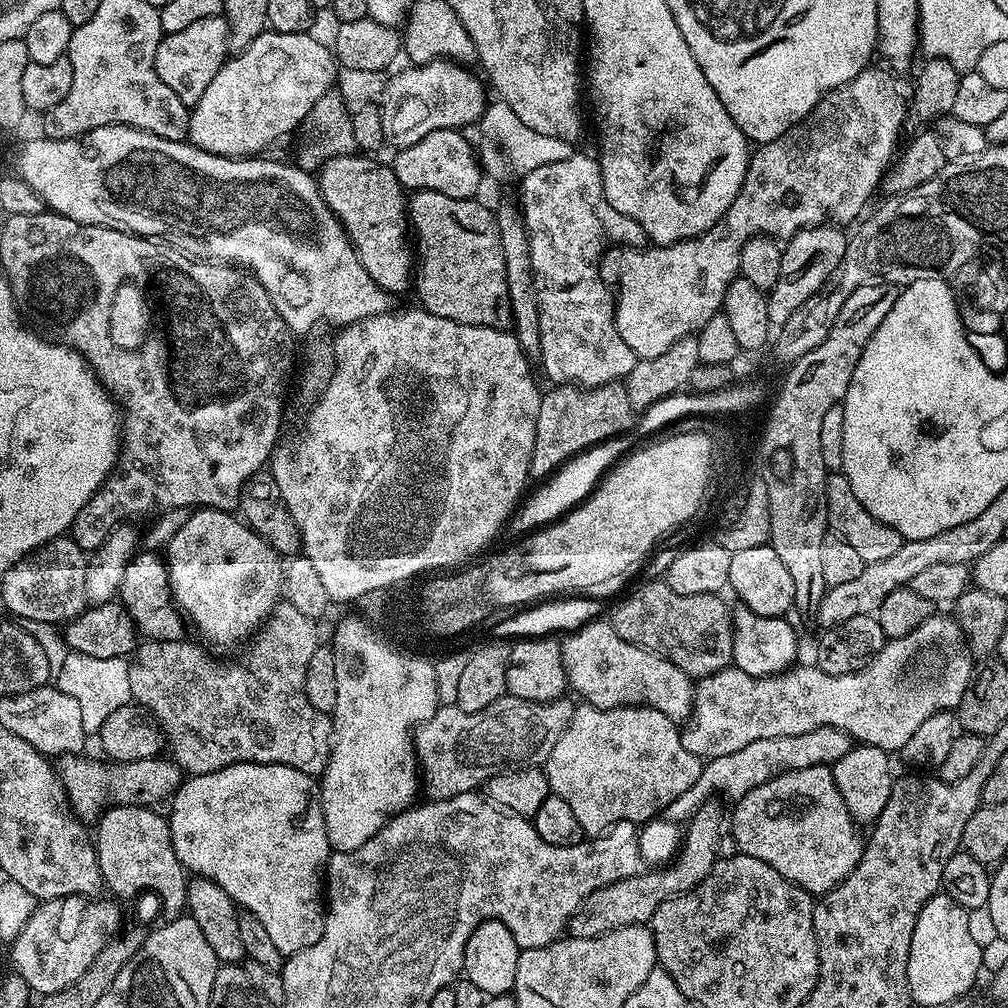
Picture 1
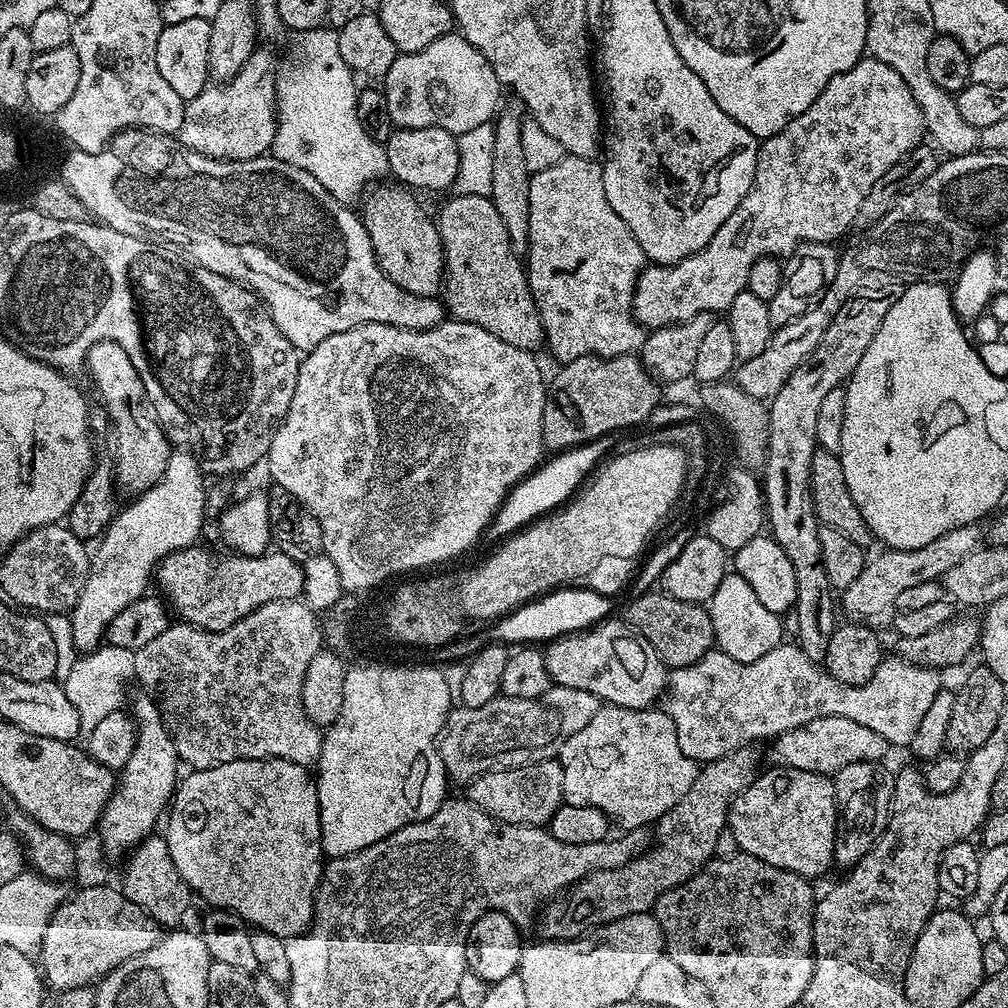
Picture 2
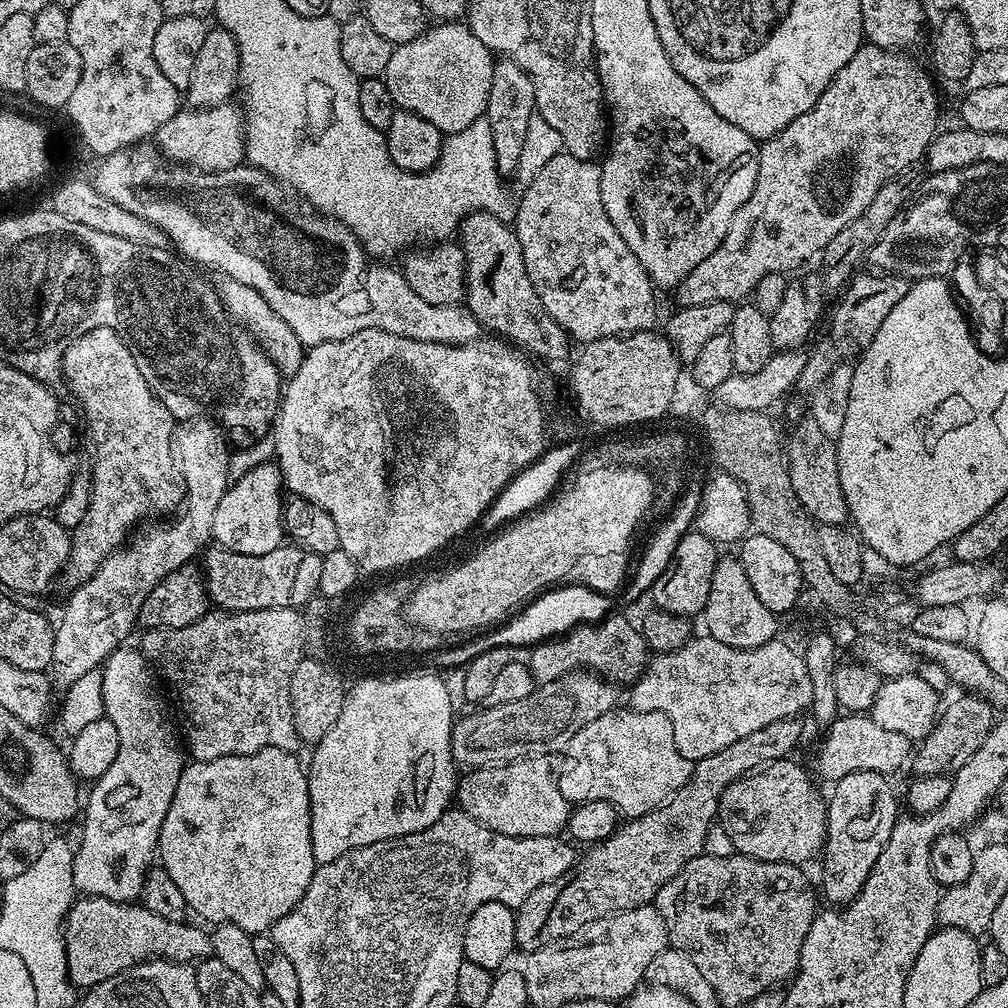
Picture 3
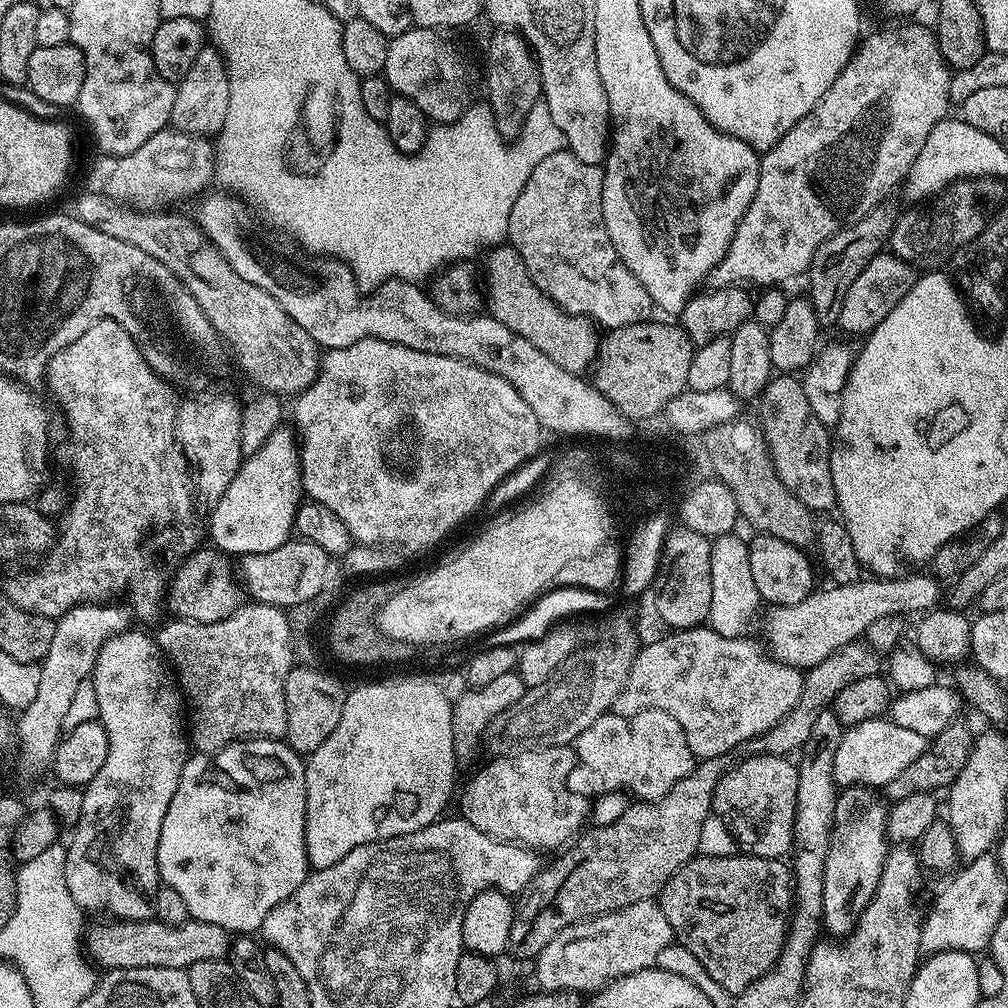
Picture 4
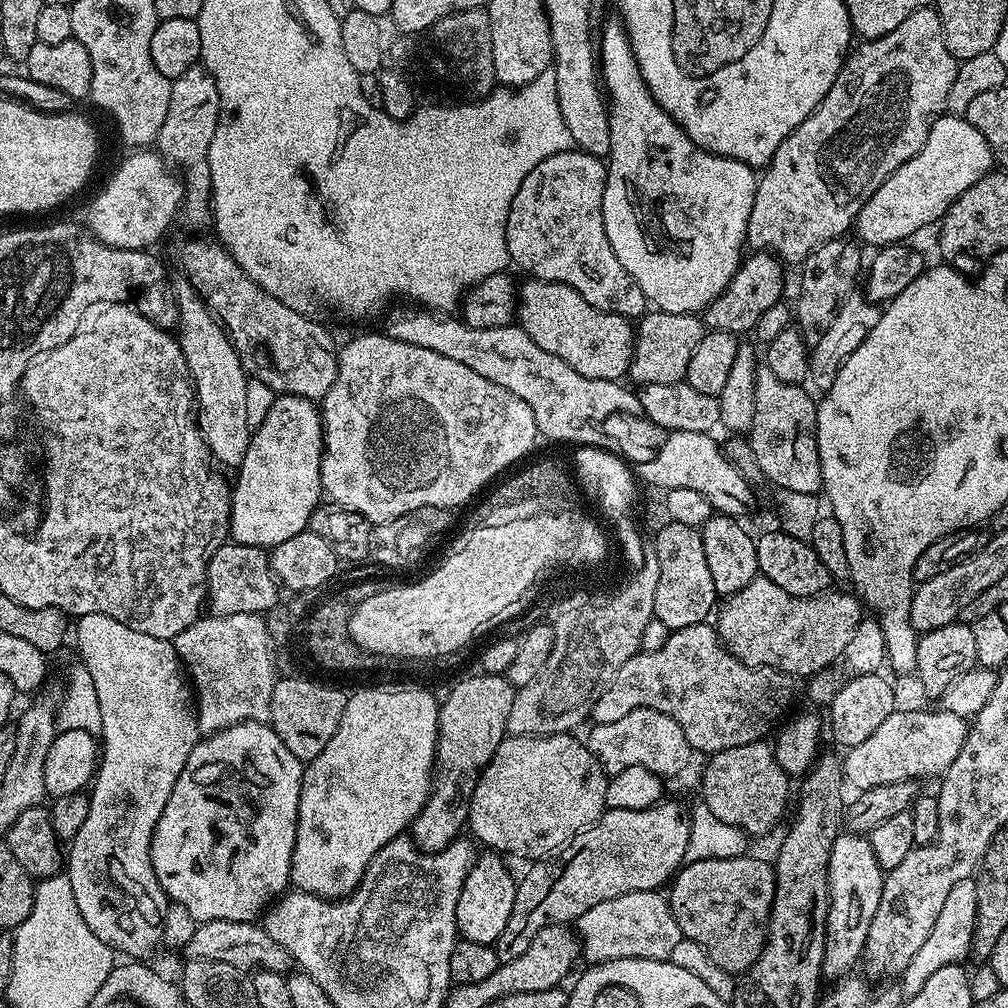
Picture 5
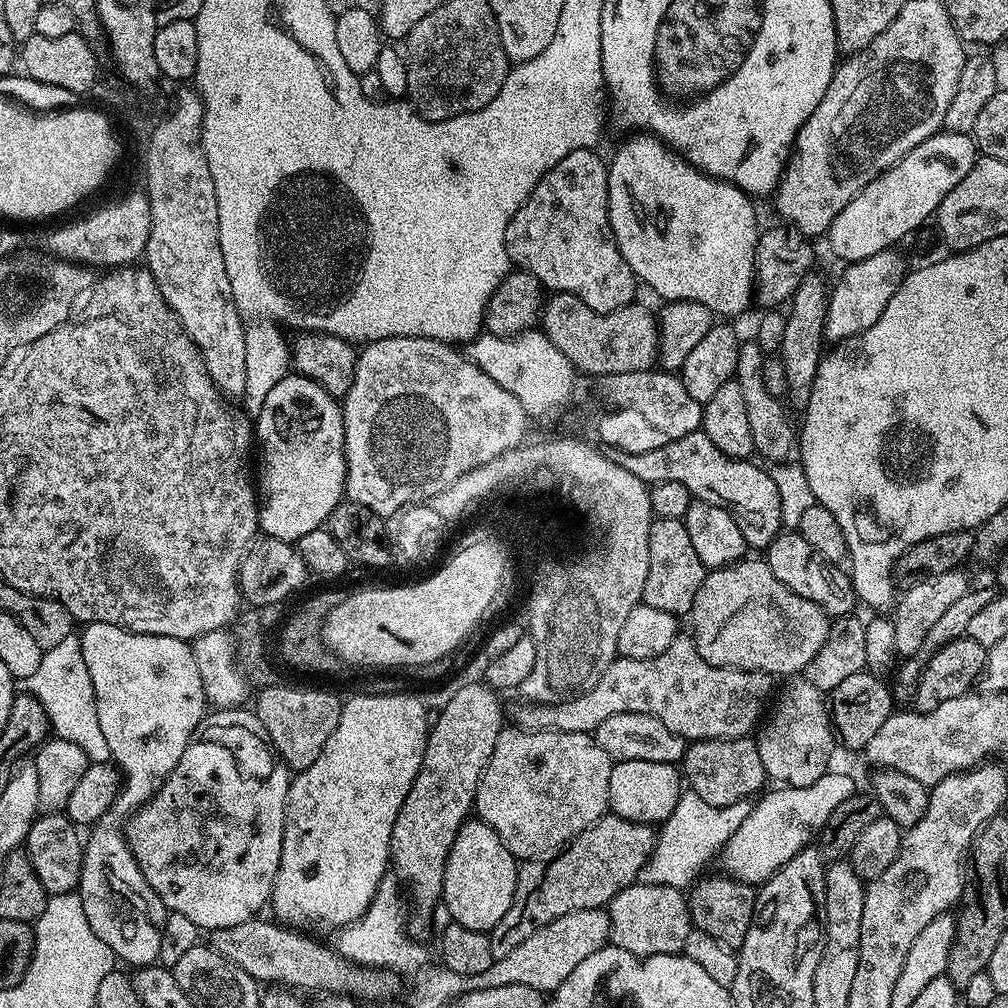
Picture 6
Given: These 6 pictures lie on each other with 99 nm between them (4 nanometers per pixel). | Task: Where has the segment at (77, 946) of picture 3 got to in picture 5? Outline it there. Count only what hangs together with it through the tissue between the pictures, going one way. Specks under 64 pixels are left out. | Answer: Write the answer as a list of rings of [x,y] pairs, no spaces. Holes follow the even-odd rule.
[[[206,920],[197,923],[190,942],[182,949],[188,960],[226,962],[241,970],[287,973],[293,967],[292,956],[270,938],[270,934],[259,923],[250,920]]]

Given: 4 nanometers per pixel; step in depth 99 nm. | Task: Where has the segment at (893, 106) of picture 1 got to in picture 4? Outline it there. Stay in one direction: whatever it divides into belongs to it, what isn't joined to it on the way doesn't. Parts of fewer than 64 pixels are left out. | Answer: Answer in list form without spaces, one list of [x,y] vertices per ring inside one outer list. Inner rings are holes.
[[[900,22],[897,23],[900,24],[897,28],[884,28],[881,32],[870,33],[869,36],[867,33],[859,41],[856,51],[852,53],[846,66],[838,74],[838,78],[834,78],[830,90],[826,90],[826,94],[822,94],[822,98],[816,103],[814,110],[810,110],[810,114],[806,114],[794,126],[790,126],[790,130],[786,130],[786,134],[782,134],[780,141],[761,155],[758,190],[754,190],[754,198],[750,202],[742,222],[738,222],[727,254],[722,258],[722,262],[718,262],[716,269],[708,275],[707,283],[712,288],[744,286],[749,283],[747,280],[753,280],[754,283],[760,284],[759,286],[780,286],[785,283],[783,280],[792,280],[795,276],[803,277],[809,266],[812,265],[814,254],[818,250],[818,246],[822,246],[822,242],[826,242],[838,229],[858,222],[858,218],[870,214],[870,210],[874,210],[889,199],[887,196],[895,188],[897,191],[903,185],[904,177],[914,166],[918,154],[922,154],[922,146],[926,146],[926,138],[930,138],[930,130],[939,120],[943,120],[949,115],[948,95],[952,81],[952,72],[947,62],[942,58],[942,50],[936,41],[935,31],[929,25],[927,28],[924,24],[908,23],[912,22]]]

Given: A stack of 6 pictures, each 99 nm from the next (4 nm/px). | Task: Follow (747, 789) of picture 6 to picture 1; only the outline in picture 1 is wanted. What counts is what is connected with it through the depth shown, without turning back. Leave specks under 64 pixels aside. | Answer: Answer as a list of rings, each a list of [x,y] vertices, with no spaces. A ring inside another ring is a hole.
[[[827,764],[782,774],[750,790],[750,794],[735,801],[733,808],[736,809],[732,812],[730,835],[736,840],[737,849],[745,856],[766,862],[766,866],[778,870],[782,878],[813,894],[829,892],[843,882],[852,873],[854,866],[858,866],[866,847],[865,837],[860,837],[861,829],[846,810],[846,802]]]

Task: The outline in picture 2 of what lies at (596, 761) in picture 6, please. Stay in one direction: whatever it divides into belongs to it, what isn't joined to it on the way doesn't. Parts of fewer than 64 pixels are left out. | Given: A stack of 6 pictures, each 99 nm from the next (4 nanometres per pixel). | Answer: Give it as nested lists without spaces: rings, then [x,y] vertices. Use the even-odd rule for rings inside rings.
[[[555,759],[524,764],[520,768],[503,768],[501,772],[484,772],[475,777],[467,788],[468,803],[503,824],[547,825],[564,800],[562,770]]]

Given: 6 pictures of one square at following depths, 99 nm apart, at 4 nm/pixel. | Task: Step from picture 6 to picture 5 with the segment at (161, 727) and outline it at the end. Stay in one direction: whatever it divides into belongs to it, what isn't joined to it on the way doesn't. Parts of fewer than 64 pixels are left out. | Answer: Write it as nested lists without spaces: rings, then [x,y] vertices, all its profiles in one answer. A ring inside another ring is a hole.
[[[86,614],[79,617],[74,624],[74,640],[75,636],[78,652],[81,656],[79,656],[80,662],[92,677],[94,688],[97,690],[98,709],[102,714],[102,726],[99,733],[102,737],[102,755],[99,757],[94,783],[91,785],[88,796],[90,814],[86,818],[86,822],[82,822],[78,834],[74,834],[74,838],[66,848],[66,875],[70,878],[70,890],[74,890],[74,902],[78,902],[78,914],[82,914],[82,918],[86,918],[86,926],[90,926],[90,930],[94,930],[94,934],[98,934],[98,938],[102,938],[104,944],[110,945],[113,953],[125,952],[128,955],[125,957],[132,958],[135,957],[132,956],[135,952],[154,951],[156,944],[158,948],[162,941],[164,911],[168,909],[170,901],[165,896],[162,886],[154,874],[152,855],[150,854],[152,835],[156,829],[158,818],[162,818],[162,810],[166,810],[166,802],[170,802],[170,790],[174,790],[174,782],[178,782],[178,774],[182,774],[182,770],[186,766],[186,758],[190,758],[194,746],[200,743],[202,733],[200,723],[196,720],[194,689],[180,662],[176,647],[171,641],[153,638],[148,634],[142,634],[141,631],[132,630],[122,622],[118,622],[117,619],[104,614]]]

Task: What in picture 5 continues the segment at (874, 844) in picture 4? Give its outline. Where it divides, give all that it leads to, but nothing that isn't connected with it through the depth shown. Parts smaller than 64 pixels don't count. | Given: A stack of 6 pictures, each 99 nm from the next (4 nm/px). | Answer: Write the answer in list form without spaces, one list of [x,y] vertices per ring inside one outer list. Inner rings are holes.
[[[841,831],[830,846],[828,863],[828,913],[820,967],[820,975],[825,981],[835,982],[857,971],[864,955],[866,934],[870,934],[870,922],[874,922],[874,913],[882,899],[885,875],[885,869],[878,866],[878,858],[874,858],[867,835]]]

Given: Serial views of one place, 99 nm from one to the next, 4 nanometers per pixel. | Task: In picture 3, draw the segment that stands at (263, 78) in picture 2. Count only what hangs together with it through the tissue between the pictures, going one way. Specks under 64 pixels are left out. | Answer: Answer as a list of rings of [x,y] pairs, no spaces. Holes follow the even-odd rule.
[[[225,102],[213,108],[181,110],[157,130],[154,137],[157,149],[169,161],[185,166],[199,166],[204,170],[221,172],[236,168],[245,159],[244,118],[239,107]]]

